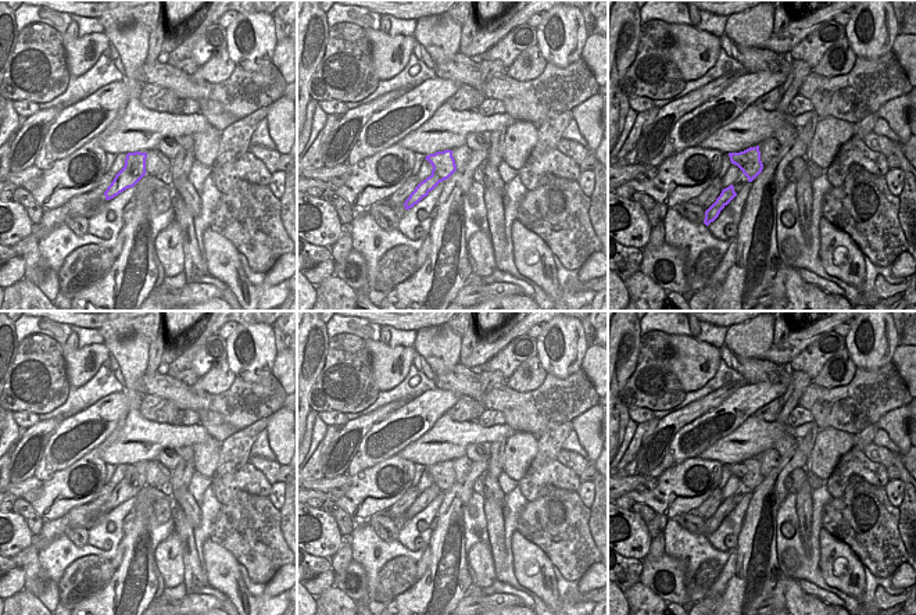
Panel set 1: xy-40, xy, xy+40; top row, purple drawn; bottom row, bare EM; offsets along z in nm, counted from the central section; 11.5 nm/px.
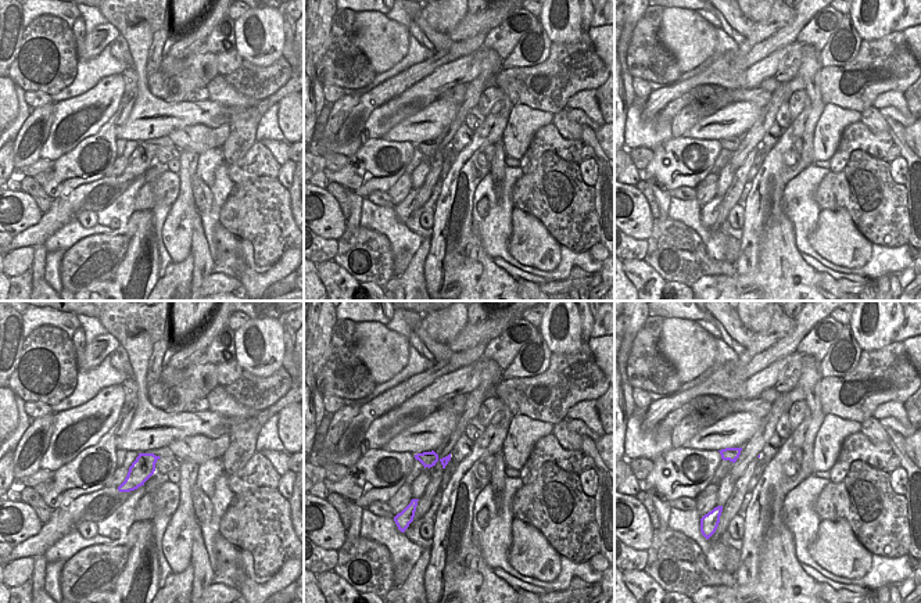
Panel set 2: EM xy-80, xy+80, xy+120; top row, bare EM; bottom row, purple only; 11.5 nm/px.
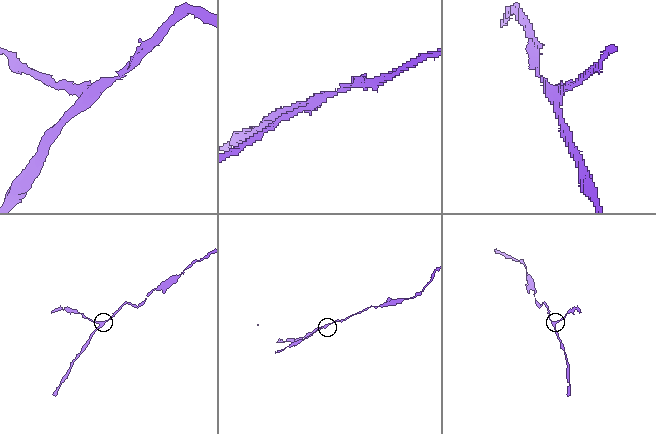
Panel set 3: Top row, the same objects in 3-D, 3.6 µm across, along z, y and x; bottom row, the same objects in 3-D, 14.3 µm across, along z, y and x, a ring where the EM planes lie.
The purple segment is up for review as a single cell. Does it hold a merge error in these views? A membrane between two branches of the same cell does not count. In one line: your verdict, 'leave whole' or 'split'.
split

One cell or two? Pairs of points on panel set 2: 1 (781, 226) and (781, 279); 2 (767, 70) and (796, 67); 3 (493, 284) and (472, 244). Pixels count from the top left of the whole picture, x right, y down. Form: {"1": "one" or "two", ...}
{"1": "one", "2": "one", "3": "one"}

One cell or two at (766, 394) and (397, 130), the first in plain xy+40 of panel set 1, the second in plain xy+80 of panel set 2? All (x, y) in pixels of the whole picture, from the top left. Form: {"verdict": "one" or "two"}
{"verdict": "two"}

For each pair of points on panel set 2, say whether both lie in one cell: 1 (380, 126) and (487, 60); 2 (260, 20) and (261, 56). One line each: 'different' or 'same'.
1: same
2: same

